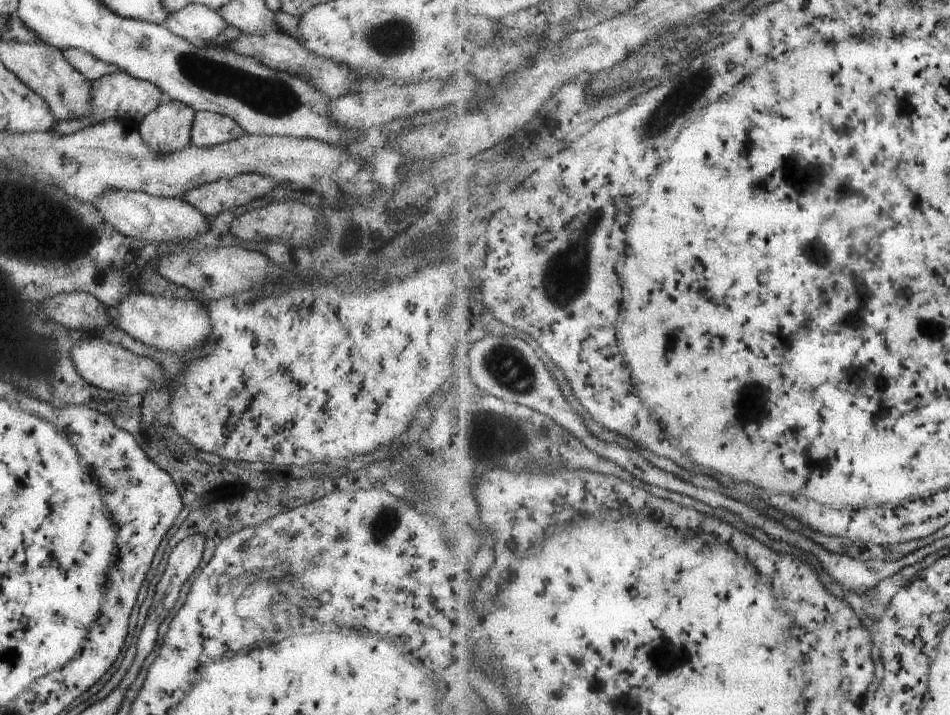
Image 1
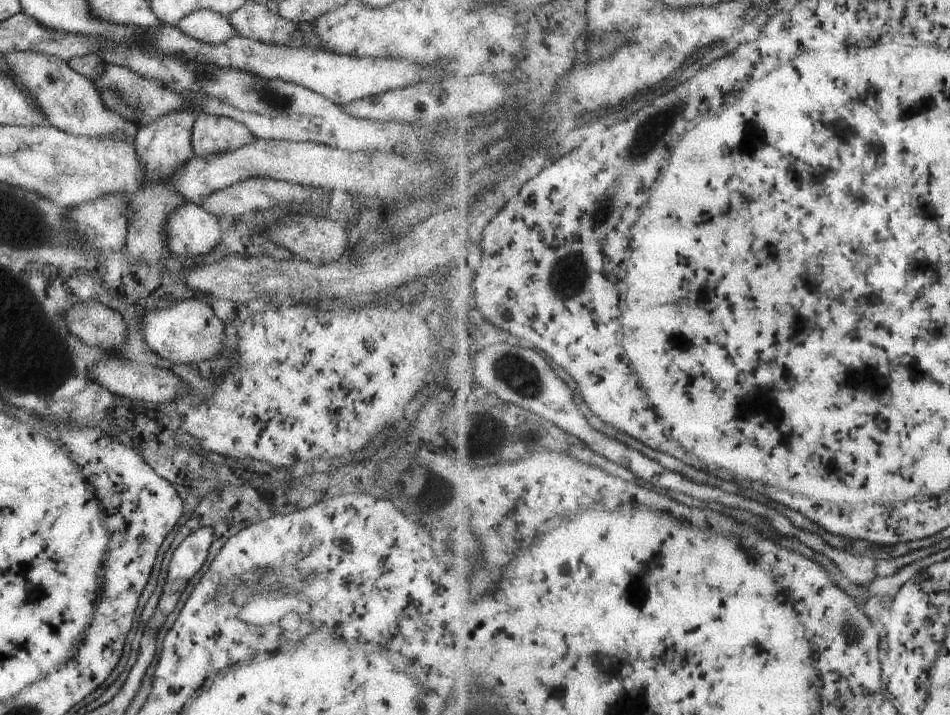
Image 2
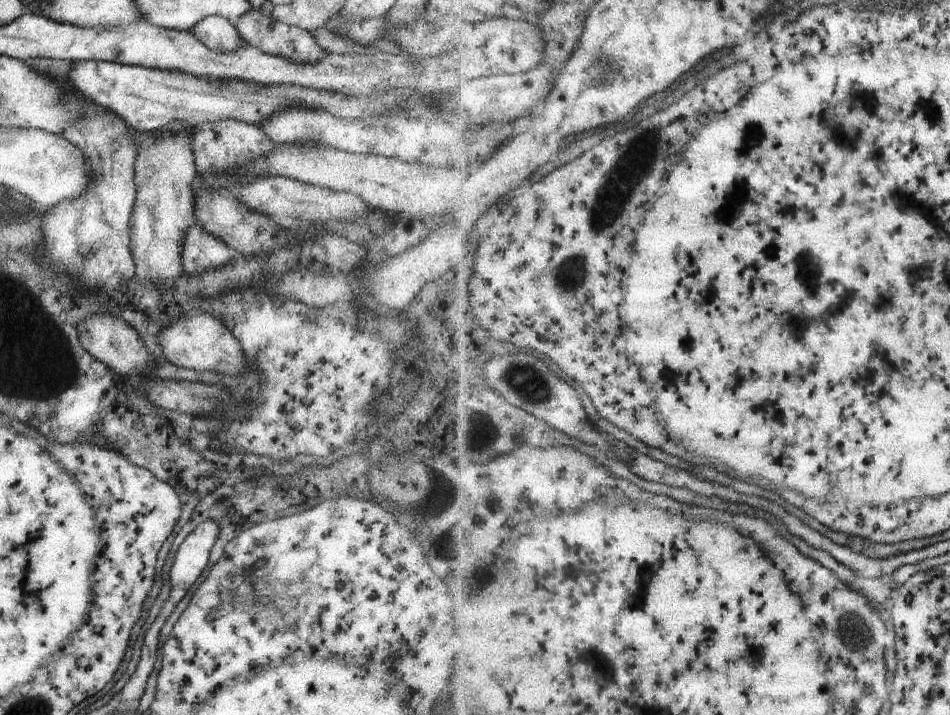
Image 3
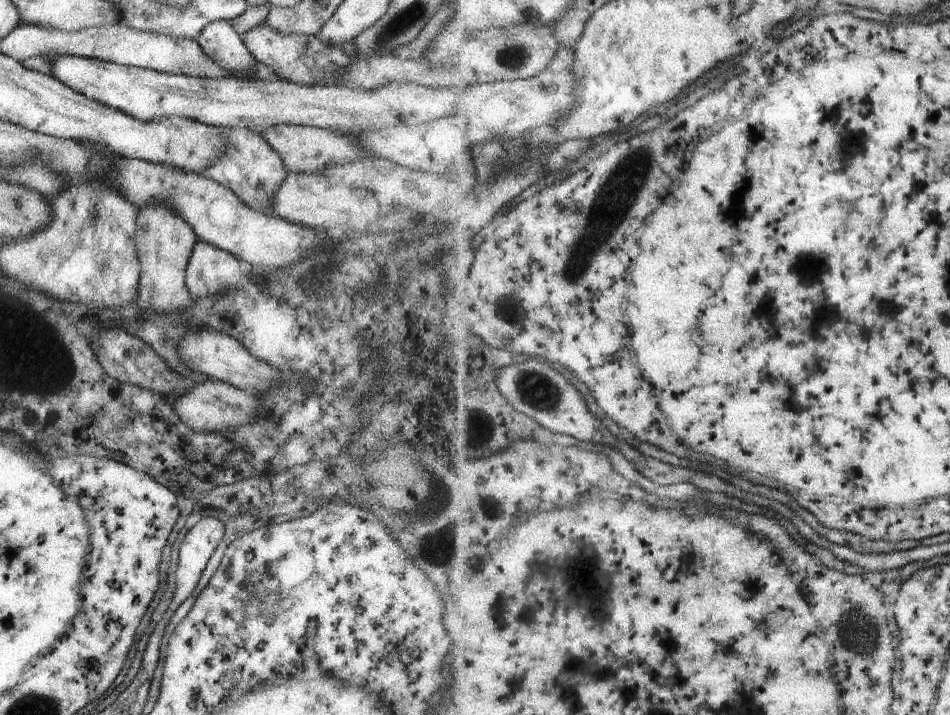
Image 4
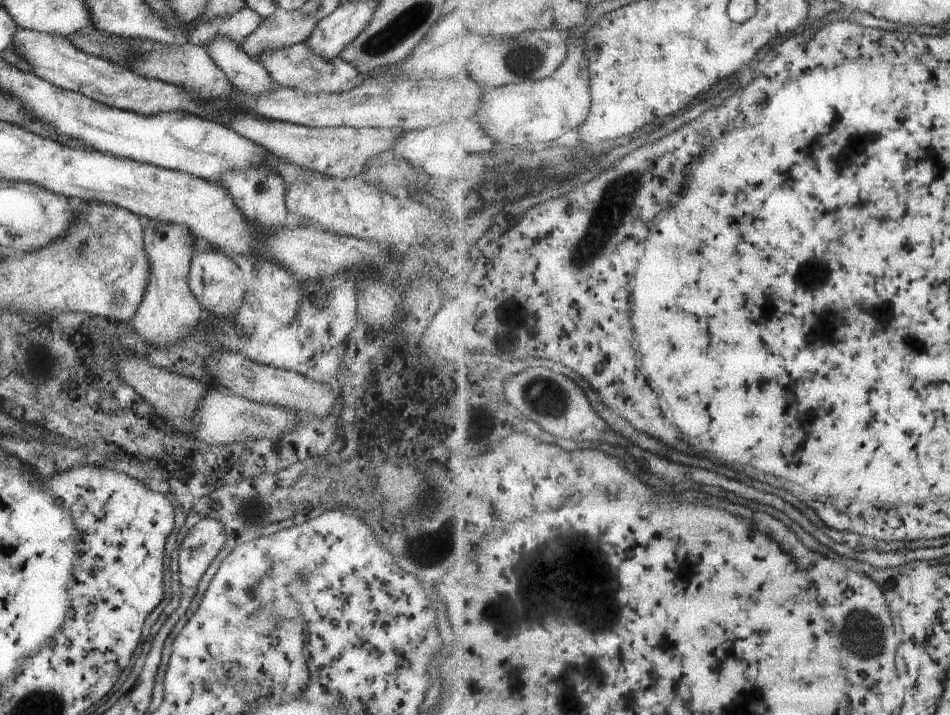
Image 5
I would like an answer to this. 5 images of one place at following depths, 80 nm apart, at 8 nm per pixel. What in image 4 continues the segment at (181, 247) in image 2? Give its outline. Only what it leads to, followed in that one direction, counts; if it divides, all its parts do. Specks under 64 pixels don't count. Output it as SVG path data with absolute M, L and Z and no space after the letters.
M196 240L196 243L192 246L189 260L186 262L184 281L192 297L209 299L214 295L235 289L239 283L239 274L244 271L244 264L232 254L205 241Z

